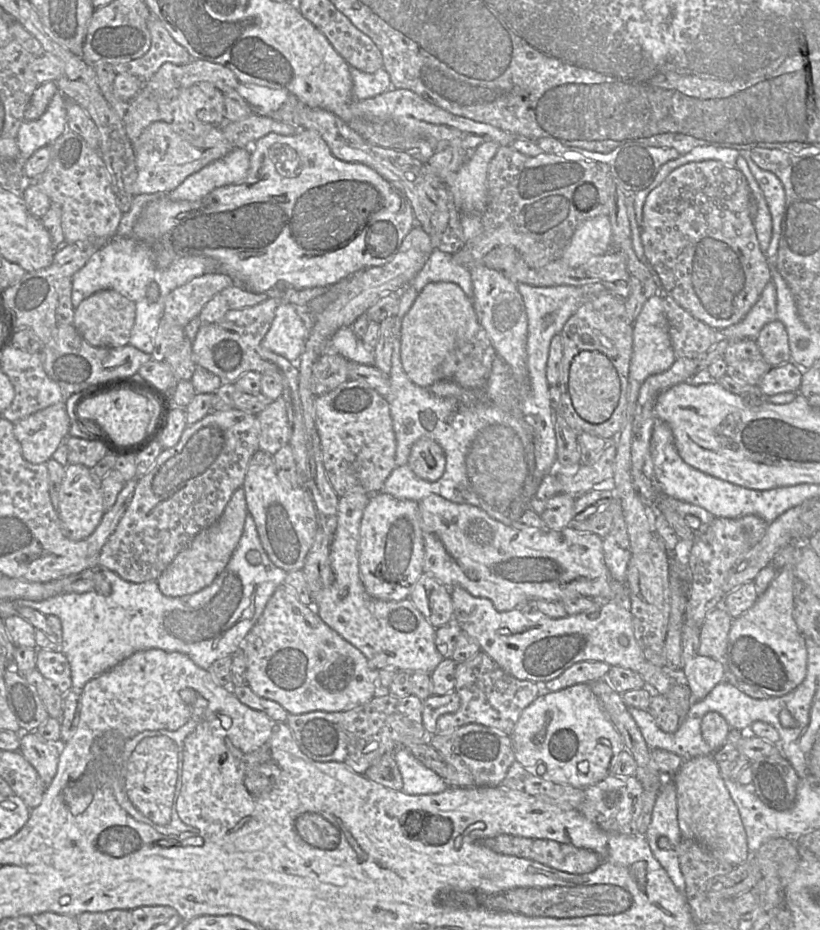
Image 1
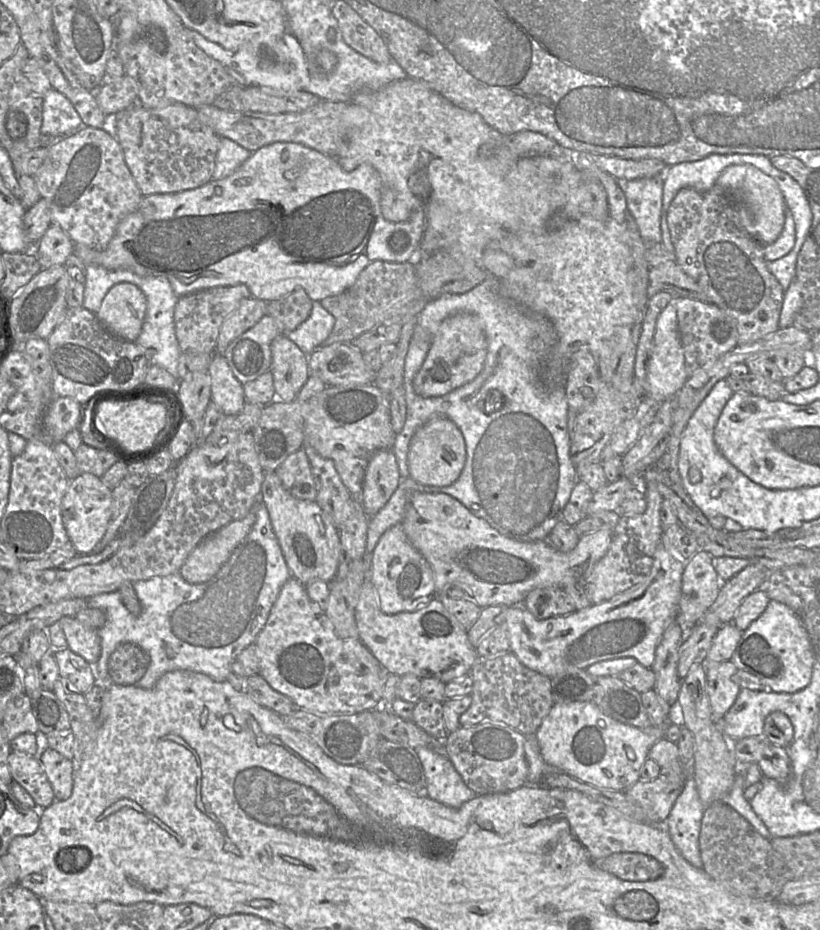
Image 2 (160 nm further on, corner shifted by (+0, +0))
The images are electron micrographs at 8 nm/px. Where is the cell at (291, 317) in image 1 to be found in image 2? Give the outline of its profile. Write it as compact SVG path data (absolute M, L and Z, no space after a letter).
M313 301L309 317L296 329L284 333L306 354L310 354L328 338L335 324L334 317L319 301Z

